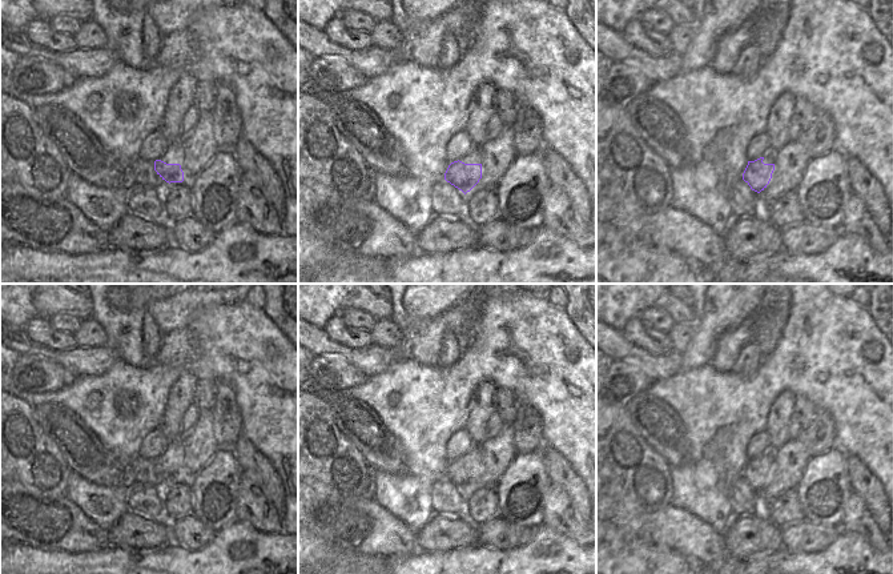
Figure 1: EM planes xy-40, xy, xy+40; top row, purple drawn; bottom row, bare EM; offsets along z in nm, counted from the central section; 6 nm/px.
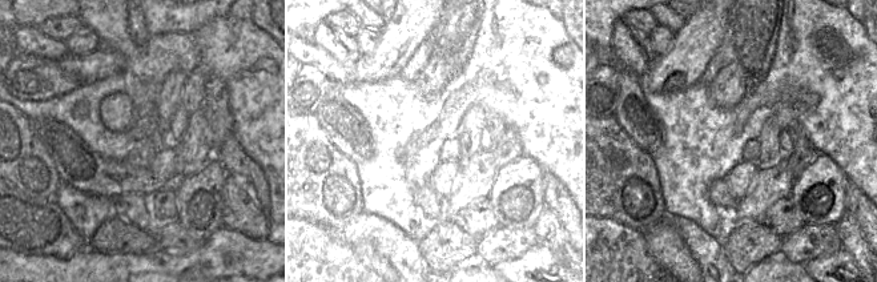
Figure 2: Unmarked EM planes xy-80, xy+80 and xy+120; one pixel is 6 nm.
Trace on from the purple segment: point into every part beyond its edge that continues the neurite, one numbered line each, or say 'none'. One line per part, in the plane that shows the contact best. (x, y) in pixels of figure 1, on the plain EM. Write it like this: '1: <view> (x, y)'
1: xy-40 (175, 452).

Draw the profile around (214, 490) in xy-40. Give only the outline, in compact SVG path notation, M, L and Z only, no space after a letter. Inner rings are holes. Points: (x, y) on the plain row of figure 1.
M218 449L196 475L188 478L192 515L216 534L237 521L242 474L232 449Z

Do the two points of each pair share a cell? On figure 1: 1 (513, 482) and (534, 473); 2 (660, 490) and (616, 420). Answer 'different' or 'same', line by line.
1: same
2: same

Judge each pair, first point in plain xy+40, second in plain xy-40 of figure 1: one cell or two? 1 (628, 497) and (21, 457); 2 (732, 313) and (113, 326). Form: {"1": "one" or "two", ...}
{"1": "one", "2": "two"}

